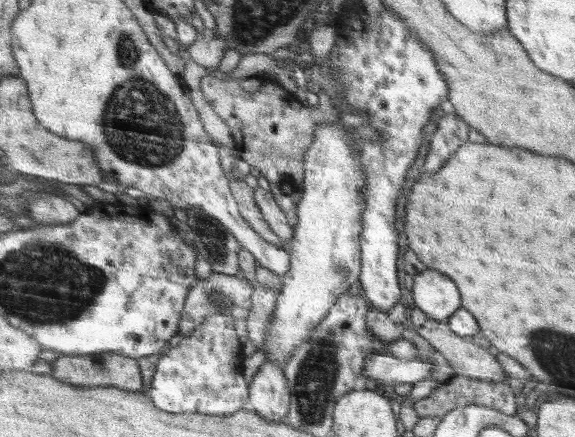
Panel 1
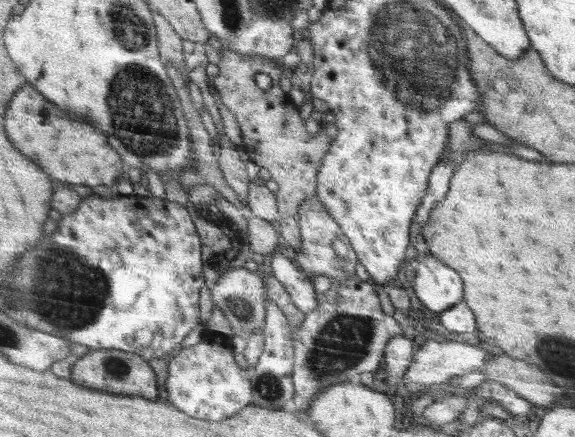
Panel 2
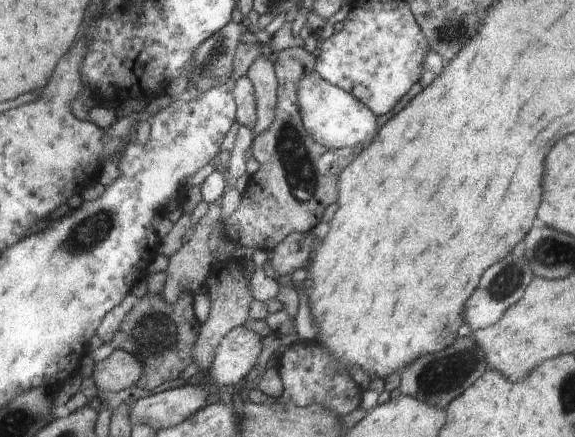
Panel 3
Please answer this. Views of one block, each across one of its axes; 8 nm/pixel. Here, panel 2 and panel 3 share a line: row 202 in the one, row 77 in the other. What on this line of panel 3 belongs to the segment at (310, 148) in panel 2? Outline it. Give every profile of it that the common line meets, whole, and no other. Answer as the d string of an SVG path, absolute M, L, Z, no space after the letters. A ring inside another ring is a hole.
M290 47L277 53L277 60L273 64L277 76L277 105L272 124L260 134L256 134L251 146L252 158L259 163L258 172L250 176L247 190L242 194L242 202L232 215L226 220L223 227L228 233L227 238L238 246L246 245L255 250L272 250L282 241L288 239L290 232L310 233L310 230L322 220L322 214L326 206L336 202L340 193L337 189L338 179L345 167L348 167L358 153L368 144L361 146L346 147L343 149L329 149L326 146L315 143L314 139L305 129L301 119L300 104L298 98L298 84L300 80L316 70L317 52L309 53L303 47Z

